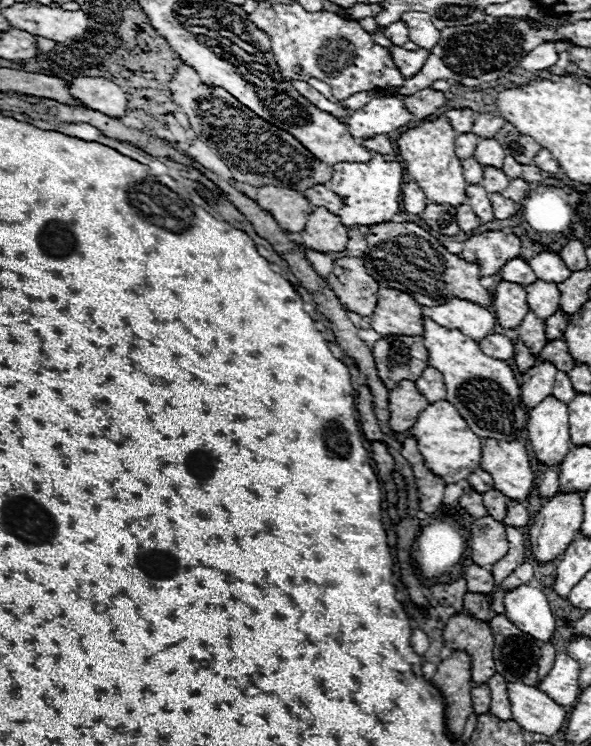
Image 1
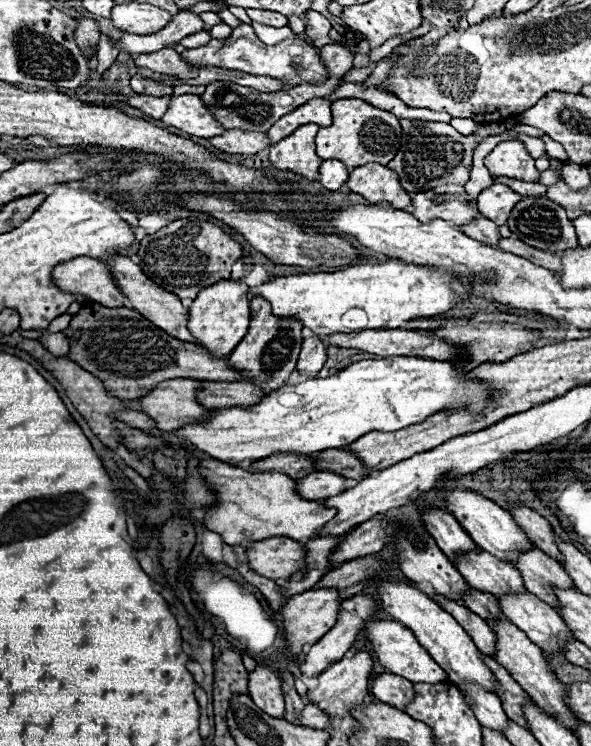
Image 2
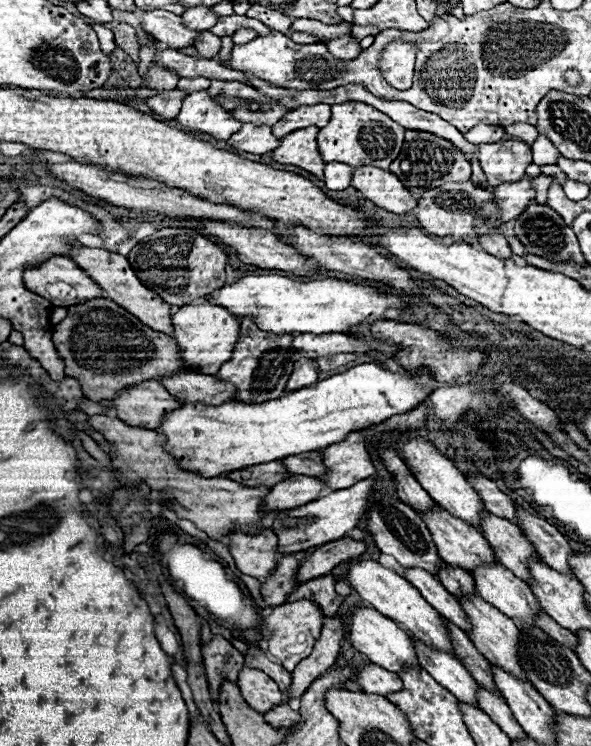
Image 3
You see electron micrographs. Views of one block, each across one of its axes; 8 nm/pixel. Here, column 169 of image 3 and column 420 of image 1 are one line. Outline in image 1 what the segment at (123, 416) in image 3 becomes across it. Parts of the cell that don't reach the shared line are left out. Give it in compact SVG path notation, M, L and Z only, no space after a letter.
M402 380L398 388L390 390L390 426L394 432L408 432L416 416L430 404L416 388L414 382Z

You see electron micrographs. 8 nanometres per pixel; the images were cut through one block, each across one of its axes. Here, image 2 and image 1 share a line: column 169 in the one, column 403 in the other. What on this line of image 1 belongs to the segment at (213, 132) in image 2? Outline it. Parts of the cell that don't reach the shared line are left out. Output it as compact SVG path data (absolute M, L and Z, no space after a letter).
M384 96L384 98L370 100L364 108L354 110L348 118L340 118L340 120L348 126L348 132L354 138L362 138L364 140L364 138L372 138L376 134L388 134L388 132L392 132L392 130L396 130L396 128L412 122L414 116L410 112L406 112L406 108L404 108L404 104L402 104L400 98L396 98L396 96Z

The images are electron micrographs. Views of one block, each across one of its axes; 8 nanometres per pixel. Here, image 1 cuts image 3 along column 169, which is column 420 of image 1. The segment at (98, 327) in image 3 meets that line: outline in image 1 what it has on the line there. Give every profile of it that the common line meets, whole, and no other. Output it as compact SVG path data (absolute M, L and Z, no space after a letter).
M394 334L378 338L374 344L374 360L380 380L388 390L402 380L416 382L428 366L428 350L422 336Z

